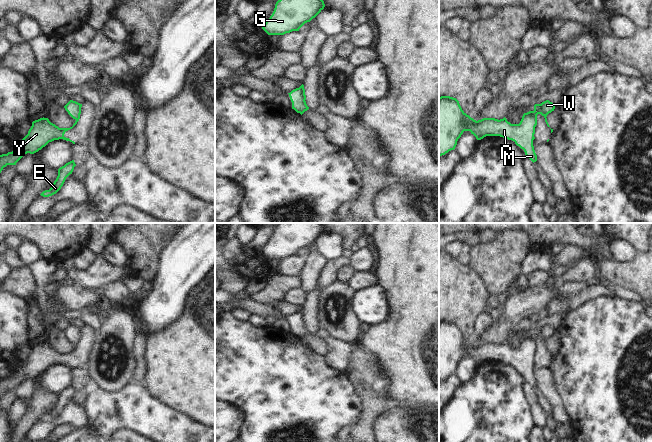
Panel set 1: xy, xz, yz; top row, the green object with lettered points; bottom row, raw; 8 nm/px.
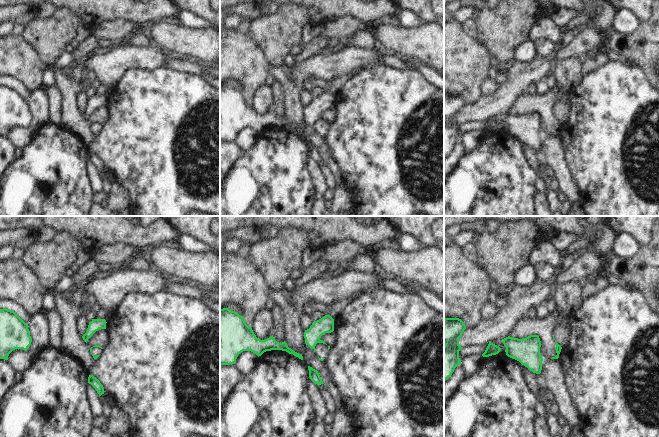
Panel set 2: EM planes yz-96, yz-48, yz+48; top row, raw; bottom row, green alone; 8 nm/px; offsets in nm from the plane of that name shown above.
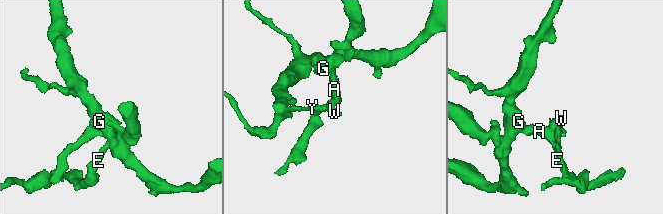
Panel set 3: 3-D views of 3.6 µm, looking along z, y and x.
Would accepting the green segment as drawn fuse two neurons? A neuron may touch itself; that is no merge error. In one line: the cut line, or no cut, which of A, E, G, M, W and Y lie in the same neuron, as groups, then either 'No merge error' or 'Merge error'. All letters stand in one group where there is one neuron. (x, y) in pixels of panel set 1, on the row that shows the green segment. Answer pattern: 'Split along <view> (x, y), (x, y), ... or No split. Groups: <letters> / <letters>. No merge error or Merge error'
Split along xy (79, 116), (75, 119). Groups: A E G M W / Y. Merge error.

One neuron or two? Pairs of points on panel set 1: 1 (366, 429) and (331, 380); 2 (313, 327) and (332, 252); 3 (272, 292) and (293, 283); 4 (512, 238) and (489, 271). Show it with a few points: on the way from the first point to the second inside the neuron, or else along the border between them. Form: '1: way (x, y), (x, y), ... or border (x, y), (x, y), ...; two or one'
1: border (362, 397), (365, 410), (361, 420), (354, 427); two
2: border (347, 253), (330, 260); two
3: way (277, 288), (281, 284), (288, 283); one
4: way (511, 246), (497, 263); one

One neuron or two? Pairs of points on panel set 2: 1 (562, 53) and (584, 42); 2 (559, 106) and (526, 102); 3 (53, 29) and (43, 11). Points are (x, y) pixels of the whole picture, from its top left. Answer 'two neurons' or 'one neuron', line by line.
1: one neuron
2: two neurons
3: two neurons

